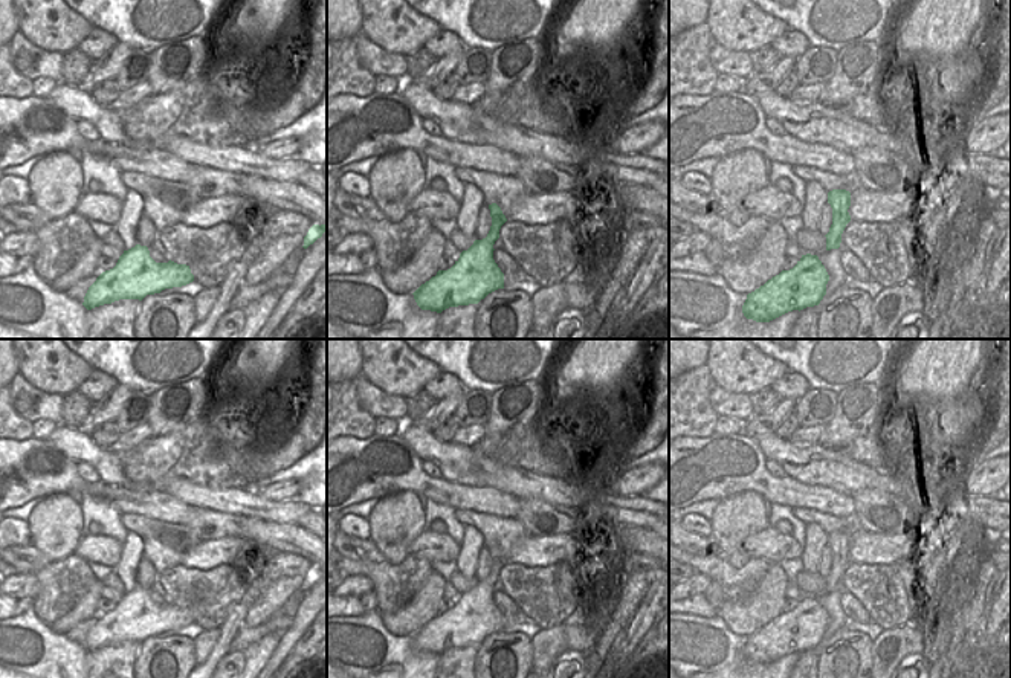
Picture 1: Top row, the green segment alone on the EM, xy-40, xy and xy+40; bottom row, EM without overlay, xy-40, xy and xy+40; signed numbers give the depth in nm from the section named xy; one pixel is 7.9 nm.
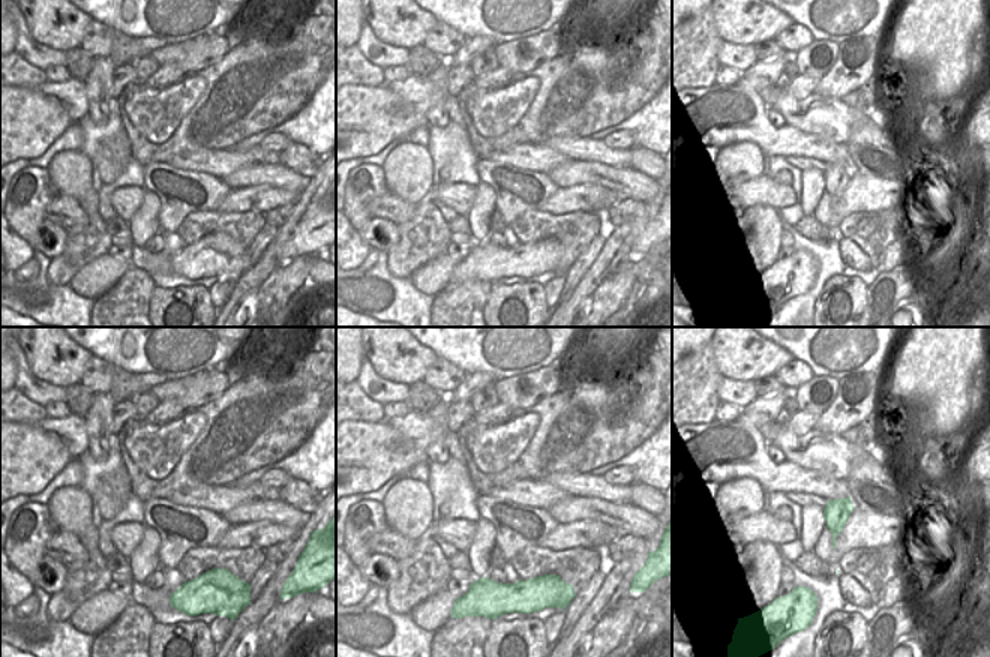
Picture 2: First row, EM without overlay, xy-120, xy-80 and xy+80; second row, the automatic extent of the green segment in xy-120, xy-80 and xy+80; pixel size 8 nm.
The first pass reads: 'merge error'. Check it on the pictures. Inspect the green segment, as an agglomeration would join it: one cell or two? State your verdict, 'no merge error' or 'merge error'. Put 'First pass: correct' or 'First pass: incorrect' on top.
First pass: incorrect
no merge error

